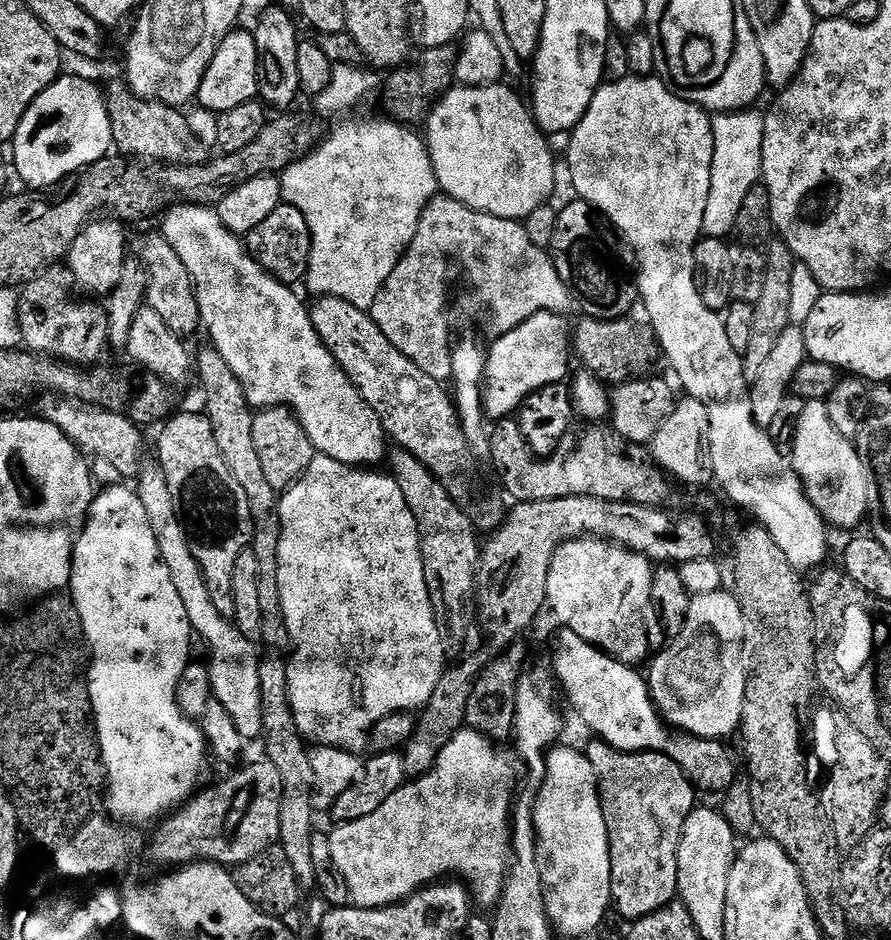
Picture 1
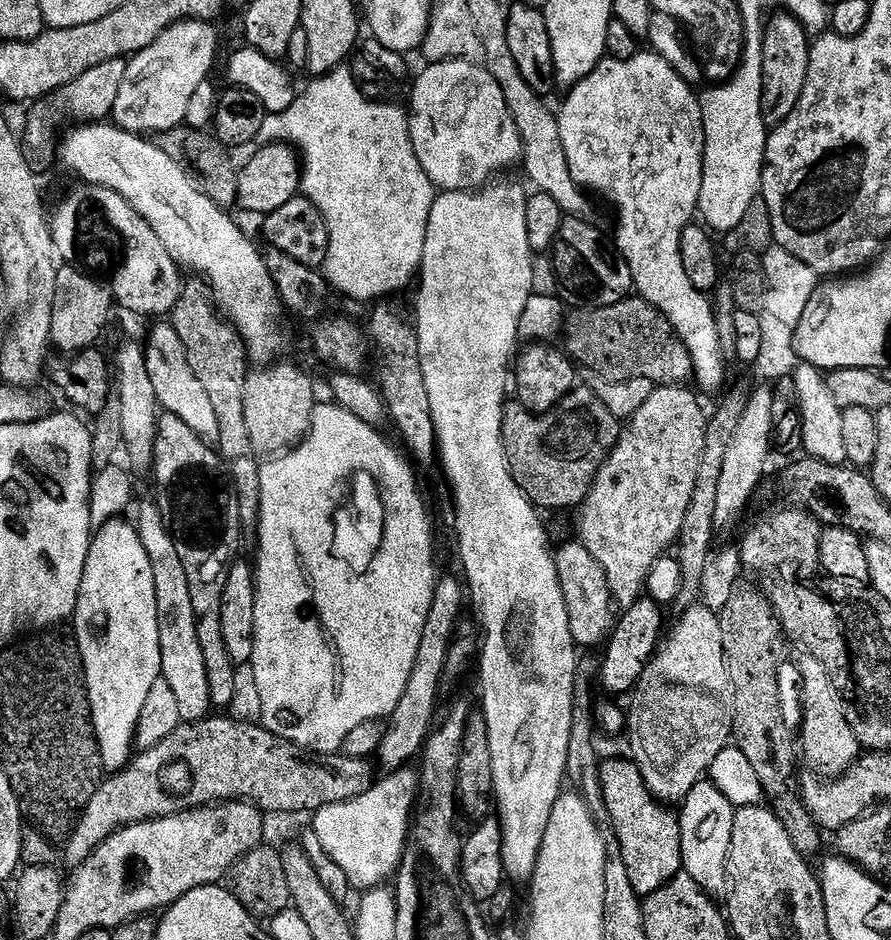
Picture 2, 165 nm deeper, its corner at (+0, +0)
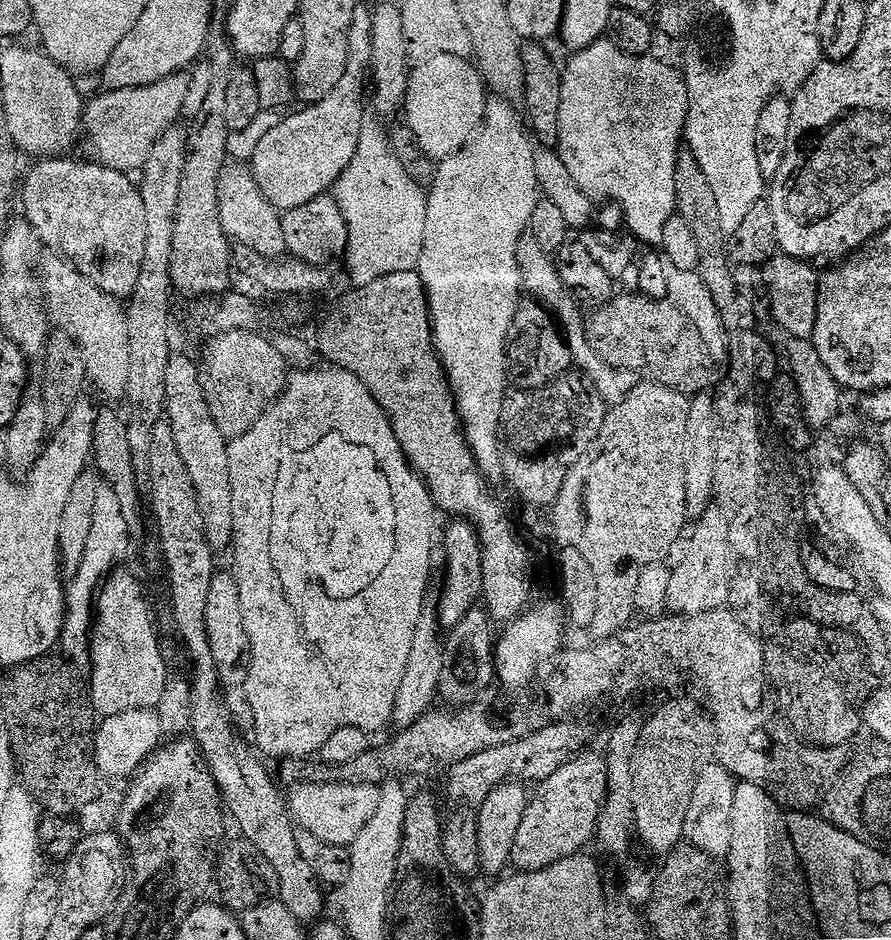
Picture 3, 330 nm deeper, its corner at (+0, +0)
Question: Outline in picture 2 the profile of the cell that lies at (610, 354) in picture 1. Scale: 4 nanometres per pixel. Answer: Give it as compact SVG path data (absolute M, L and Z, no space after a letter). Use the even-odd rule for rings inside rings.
M629 298L614 306L581 308L567 313L563 323L563 347L581 369L589 368L593 377L621 384L627 380L651 380L656 386L684 386L693 379L692 359L680 335L654 305L643 298Z

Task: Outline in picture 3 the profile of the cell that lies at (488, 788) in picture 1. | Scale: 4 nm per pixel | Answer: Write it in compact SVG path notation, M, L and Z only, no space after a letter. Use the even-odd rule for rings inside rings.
M300 782L290 792L290 811L293 821L299 827L310 830L310 834L318 834L322 842L350 846L362 834L362 830L378 810L380 788L370 784L345 784L329 782L314 784Z

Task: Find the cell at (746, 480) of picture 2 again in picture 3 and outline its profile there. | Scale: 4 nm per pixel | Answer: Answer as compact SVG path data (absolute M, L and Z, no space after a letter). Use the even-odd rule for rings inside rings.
M711 507L697 519L694 534L680 564L671 571L667 609L687 617L709 613L725 607L730 601L734 557L728 519L717 507Z

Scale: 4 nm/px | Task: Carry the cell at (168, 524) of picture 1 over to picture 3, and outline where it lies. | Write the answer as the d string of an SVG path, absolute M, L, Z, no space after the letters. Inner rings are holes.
M59 254L43 257L38 268L40 287L44 289L46 311L51 323L75 340L86 362L89 381L108 396L123 397L130 371L130 330L125 305L110 294L98 290L69 260Z

